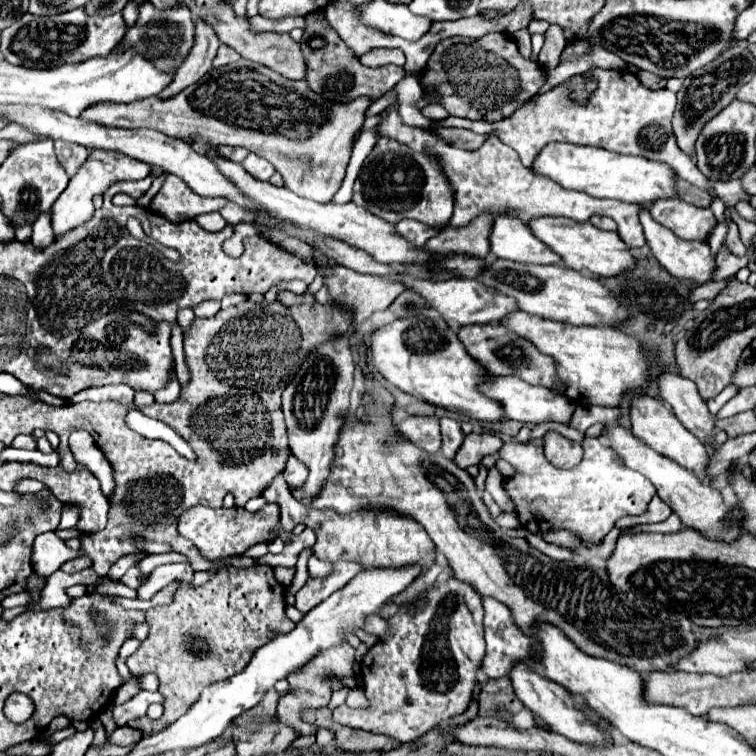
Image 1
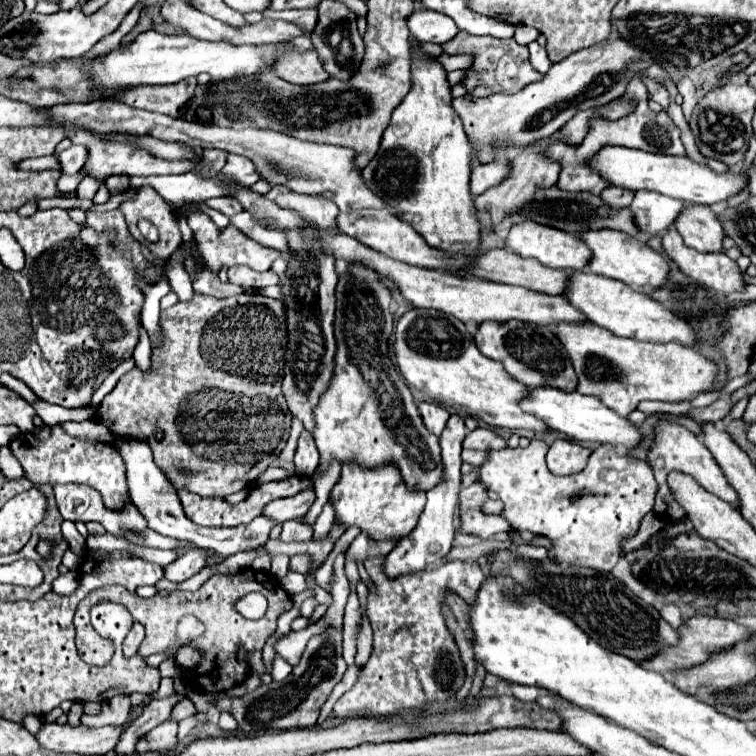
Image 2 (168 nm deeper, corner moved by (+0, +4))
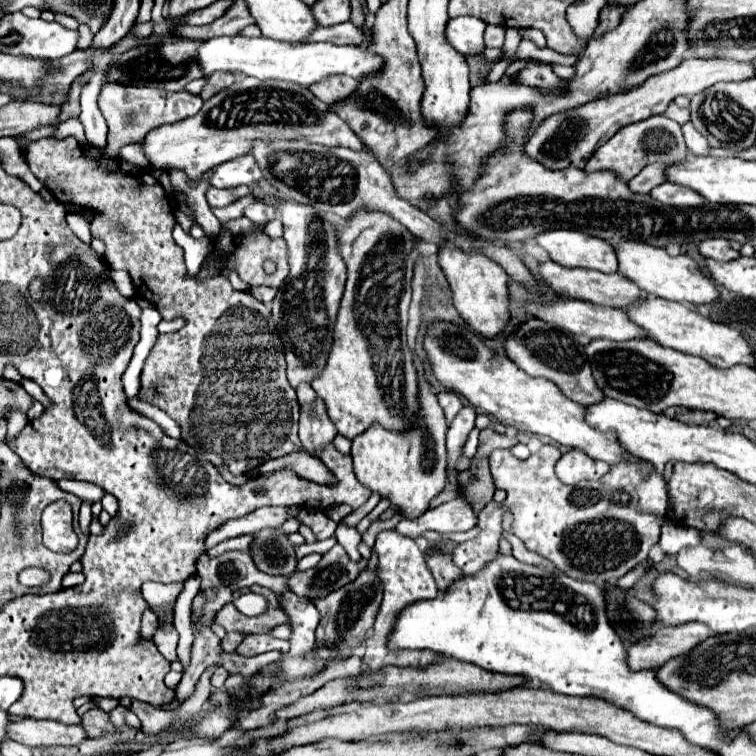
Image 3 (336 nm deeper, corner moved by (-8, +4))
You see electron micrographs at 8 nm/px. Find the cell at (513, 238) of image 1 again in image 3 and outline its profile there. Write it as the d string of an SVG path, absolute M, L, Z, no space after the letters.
M558 229L538 235L536 241L550 253L552 261L564 267L584 267L602 273L618 271L618 259L614 247L604 239L592 237L588 233Z

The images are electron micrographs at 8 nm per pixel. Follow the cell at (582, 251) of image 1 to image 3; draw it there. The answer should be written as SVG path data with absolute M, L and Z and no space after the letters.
M618 243L614 245L618 253L618 263L620 269L618 273L628 279L632 279L640 289L644 289L650 295L668 299L668 301L678 301L678 303L692 303L692 305L706 305L714 303L720 299L720 293L712 279L704 275L694 259L688 255L668 255L666 249L660 247L648 247L646 243Z

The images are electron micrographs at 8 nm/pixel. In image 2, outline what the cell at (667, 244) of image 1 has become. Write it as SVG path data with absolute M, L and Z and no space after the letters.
M670 229L662 237L662 247L664 247L664 253L680 267L680 271L686 277L690 277L714 291L730 293L730 291L740 291L744 287L742 273L740 273L736 261L732 261L722 251L700 253L688 245L684 245L684 241L680 239L680 233L674 229Z

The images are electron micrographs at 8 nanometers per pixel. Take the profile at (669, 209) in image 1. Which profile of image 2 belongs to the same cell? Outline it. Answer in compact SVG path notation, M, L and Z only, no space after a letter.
M686 205L674 221L688 247L698 251L722 251L722 225L708 205Z

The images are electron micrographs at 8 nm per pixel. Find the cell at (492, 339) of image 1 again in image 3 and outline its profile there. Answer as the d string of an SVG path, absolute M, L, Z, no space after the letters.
M528 319L520 325L520 329L506 339L506 353L508 359L512 359L520 369L524 369L532 377L544 377L548 381L554 381L566 397L580 405L592 405L600 403L606 395L592 379L592 367L586 357L584 347L576 341L574 335L566 335L560 327L554 323L546 323L540 319Z

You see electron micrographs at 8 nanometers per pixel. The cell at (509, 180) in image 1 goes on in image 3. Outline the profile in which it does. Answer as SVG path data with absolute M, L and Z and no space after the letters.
M662 183L660 187L654 187L650 193L660 203L676 205L676 207L696 207L704 203L704 197L700 193L692 191L690 187L676 185L676 183Z

